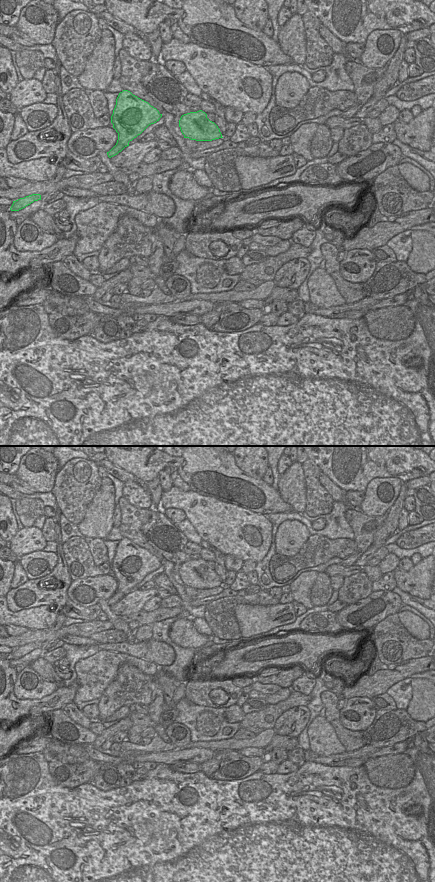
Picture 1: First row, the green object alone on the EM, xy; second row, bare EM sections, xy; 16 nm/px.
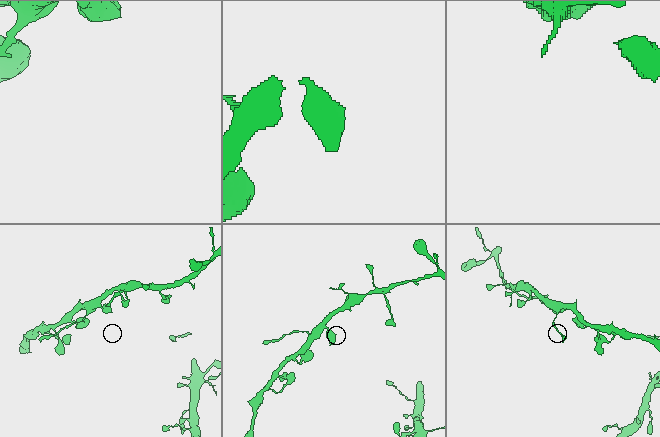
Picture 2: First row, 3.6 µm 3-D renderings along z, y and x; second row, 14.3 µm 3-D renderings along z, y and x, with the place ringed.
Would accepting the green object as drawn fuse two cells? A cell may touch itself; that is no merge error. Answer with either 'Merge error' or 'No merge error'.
Merge error.

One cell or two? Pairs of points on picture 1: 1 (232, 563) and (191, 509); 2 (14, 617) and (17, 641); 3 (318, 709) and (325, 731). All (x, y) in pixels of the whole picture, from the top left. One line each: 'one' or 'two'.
1: two
2: two
3: two

